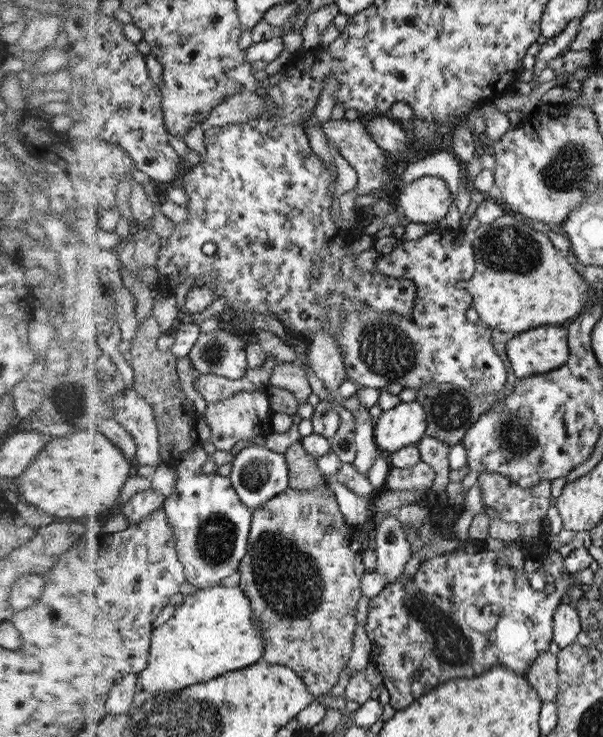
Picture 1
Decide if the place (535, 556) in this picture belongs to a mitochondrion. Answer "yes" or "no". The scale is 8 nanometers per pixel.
no

